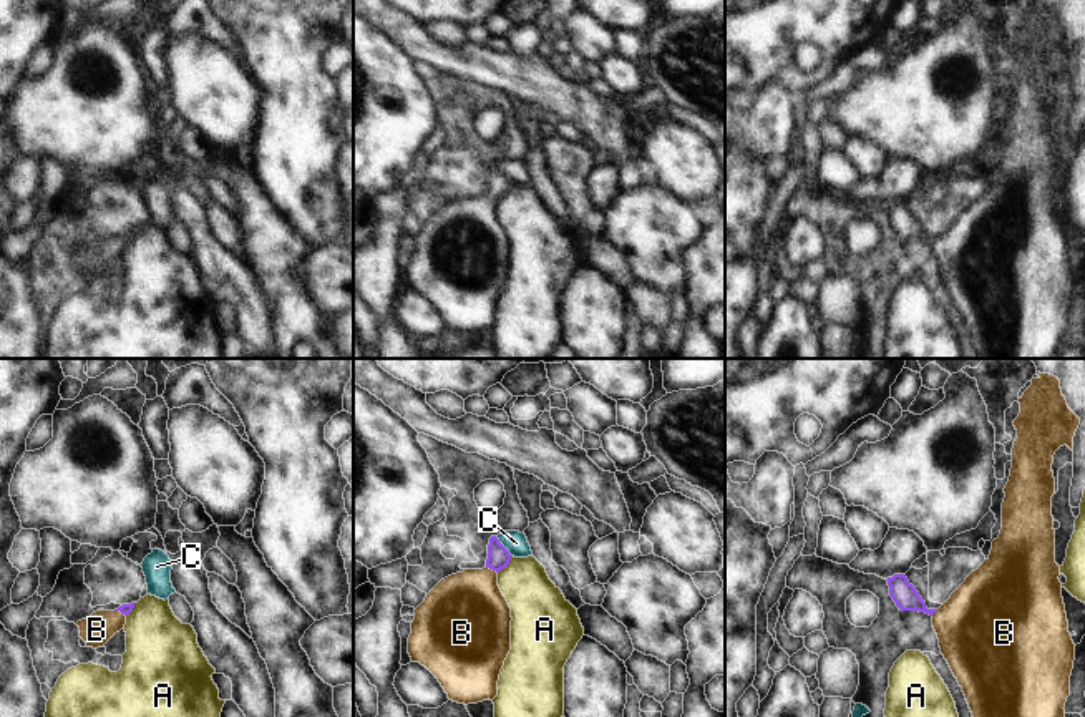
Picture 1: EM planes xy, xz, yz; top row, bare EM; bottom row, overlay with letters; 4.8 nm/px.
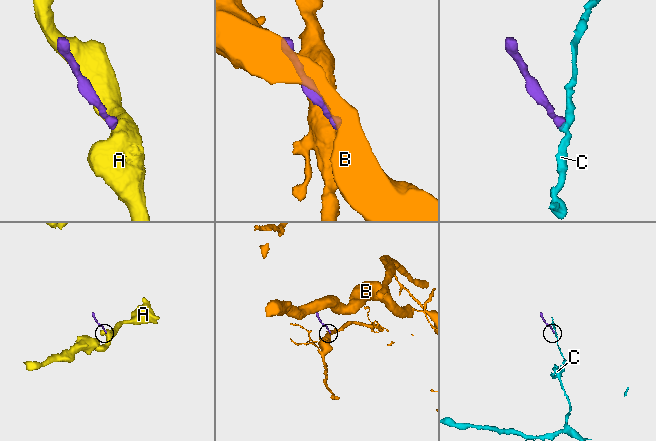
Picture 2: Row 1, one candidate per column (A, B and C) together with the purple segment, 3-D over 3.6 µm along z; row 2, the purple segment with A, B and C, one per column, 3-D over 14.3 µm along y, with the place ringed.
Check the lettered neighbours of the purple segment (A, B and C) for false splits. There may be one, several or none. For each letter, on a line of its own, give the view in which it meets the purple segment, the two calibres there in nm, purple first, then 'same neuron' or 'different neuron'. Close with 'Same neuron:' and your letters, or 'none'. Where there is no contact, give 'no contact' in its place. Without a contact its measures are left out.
A: xz | 110/260 nm | different neuron
B: xz | 110/400 nm | same neuron
C: xz | 110/110 nm | different neuron
Same neuron: B

